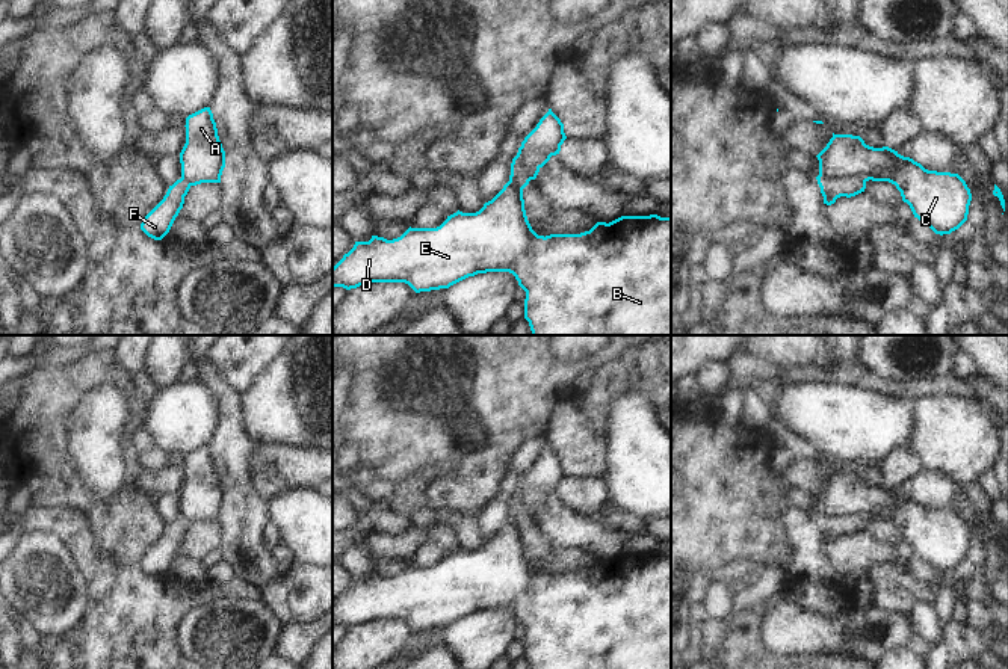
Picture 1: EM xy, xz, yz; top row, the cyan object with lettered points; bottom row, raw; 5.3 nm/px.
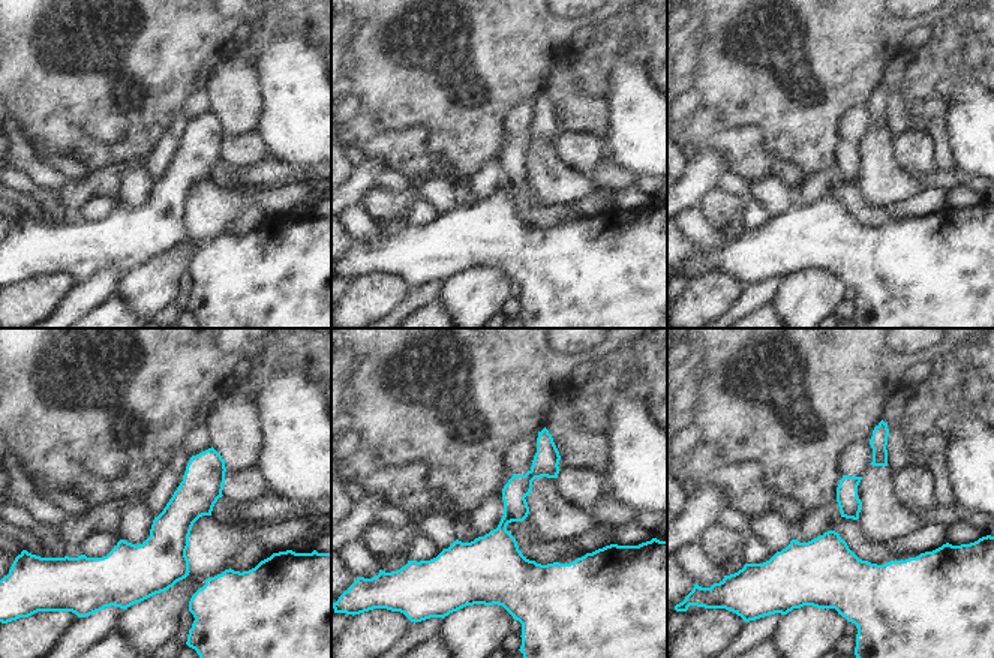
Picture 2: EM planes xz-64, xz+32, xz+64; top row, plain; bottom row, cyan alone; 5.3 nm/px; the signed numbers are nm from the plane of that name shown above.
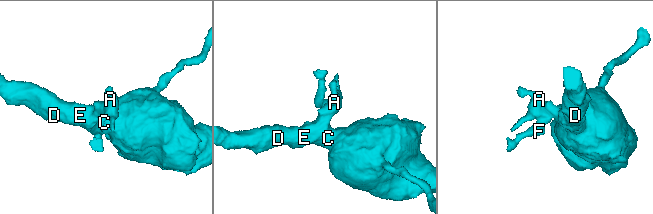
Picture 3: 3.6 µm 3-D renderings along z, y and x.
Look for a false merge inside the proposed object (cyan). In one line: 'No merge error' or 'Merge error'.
Merge error.

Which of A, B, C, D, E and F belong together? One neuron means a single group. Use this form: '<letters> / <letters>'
A B C D E / F

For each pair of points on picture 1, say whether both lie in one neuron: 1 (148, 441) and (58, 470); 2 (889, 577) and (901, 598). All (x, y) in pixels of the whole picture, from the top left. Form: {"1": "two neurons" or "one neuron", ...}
{"1": "two neurons", "2": "two neurons"}

